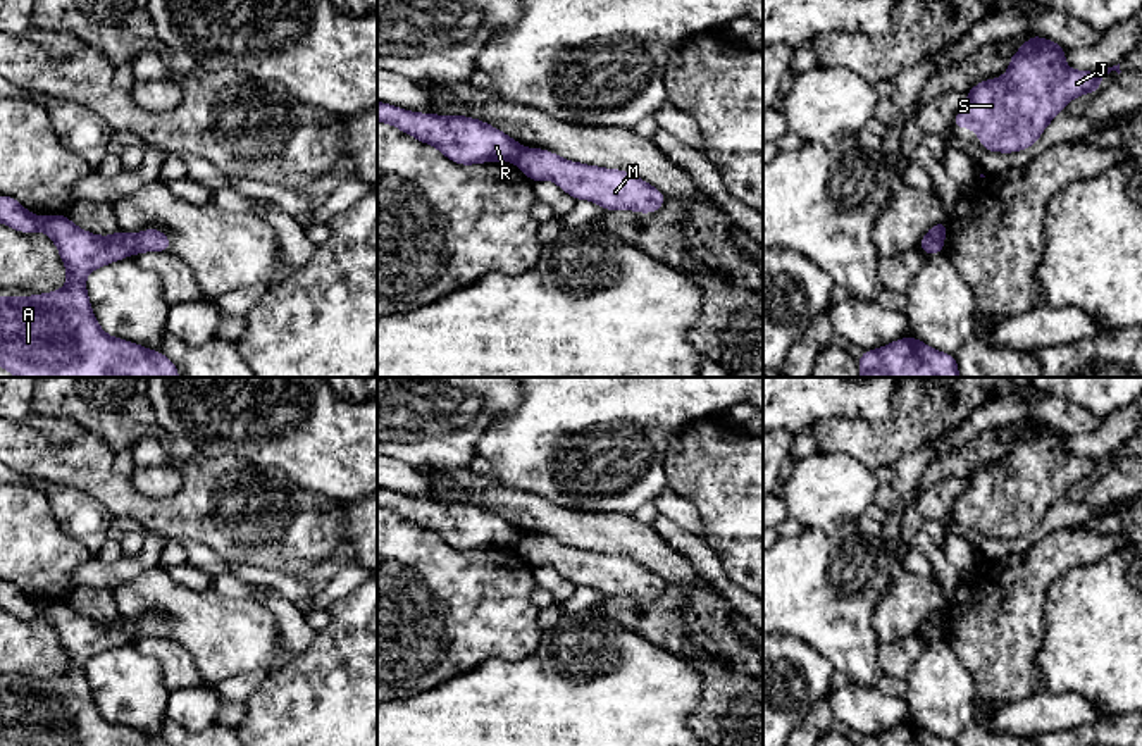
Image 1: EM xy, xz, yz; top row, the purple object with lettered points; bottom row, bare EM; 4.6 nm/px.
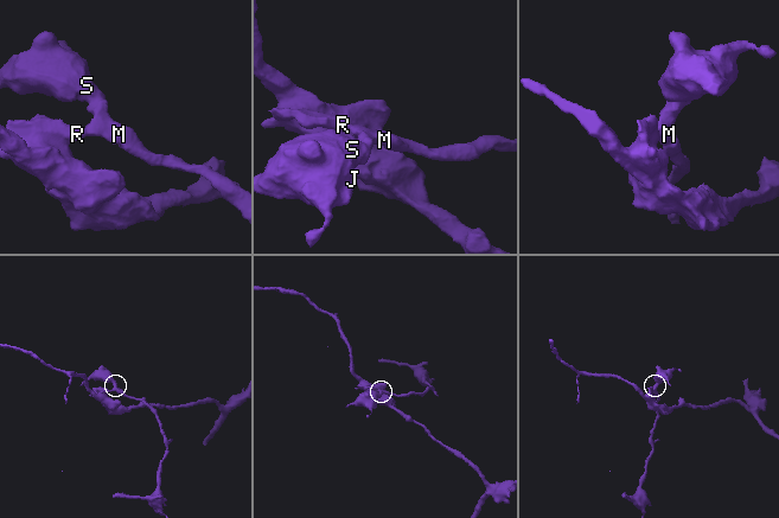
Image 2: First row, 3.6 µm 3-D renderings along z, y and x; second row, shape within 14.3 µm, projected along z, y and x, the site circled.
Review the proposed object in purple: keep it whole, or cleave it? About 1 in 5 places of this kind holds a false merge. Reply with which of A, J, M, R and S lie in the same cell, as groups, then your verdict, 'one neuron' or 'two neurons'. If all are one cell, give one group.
groups A R / J M S; two neurons

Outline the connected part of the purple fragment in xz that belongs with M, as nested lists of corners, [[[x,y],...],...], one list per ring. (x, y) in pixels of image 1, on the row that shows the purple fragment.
[[[524,148],[517,167],[532,181],[551,179],[574,200],[591,200],[605,210],[651,214],[667,196],[637,176],[580,162],[568,162],[543,148]]]

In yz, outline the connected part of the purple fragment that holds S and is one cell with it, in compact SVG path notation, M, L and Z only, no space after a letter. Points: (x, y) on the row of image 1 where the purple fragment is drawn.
M1033 34L1011 55L1006 74L977 83L966 93L966 105L951 126L973 129L985 152L1013 153L1033 146L1066 103L1083 93L1094 95L1111 71L1121 72L1120 64L1097 72L1068 69L1064 57L1061 45Z

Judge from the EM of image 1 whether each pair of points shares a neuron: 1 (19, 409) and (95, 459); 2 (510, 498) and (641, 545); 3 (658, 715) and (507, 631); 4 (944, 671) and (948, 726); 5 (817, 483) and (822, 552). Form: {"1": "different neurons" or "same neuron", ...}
{"1": "different neurons", "2": "same neuron", "3": "different neurons", "4": "same neuron", "5": "different neurons"}

